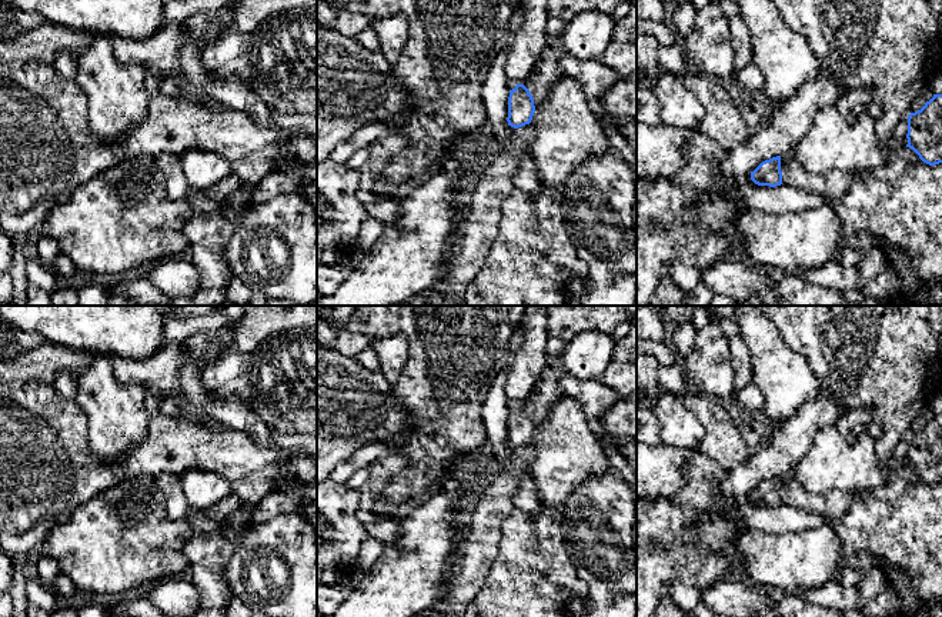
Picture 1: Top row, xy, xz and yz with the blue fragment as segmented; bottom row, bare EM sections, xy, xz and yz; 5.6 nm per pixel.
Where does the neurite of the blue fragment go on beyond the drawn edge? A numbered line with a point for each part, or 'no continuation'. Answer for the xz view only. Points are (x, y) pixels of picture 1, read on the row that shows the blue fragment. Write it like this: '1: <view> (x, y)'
1: xz (587, 36)

